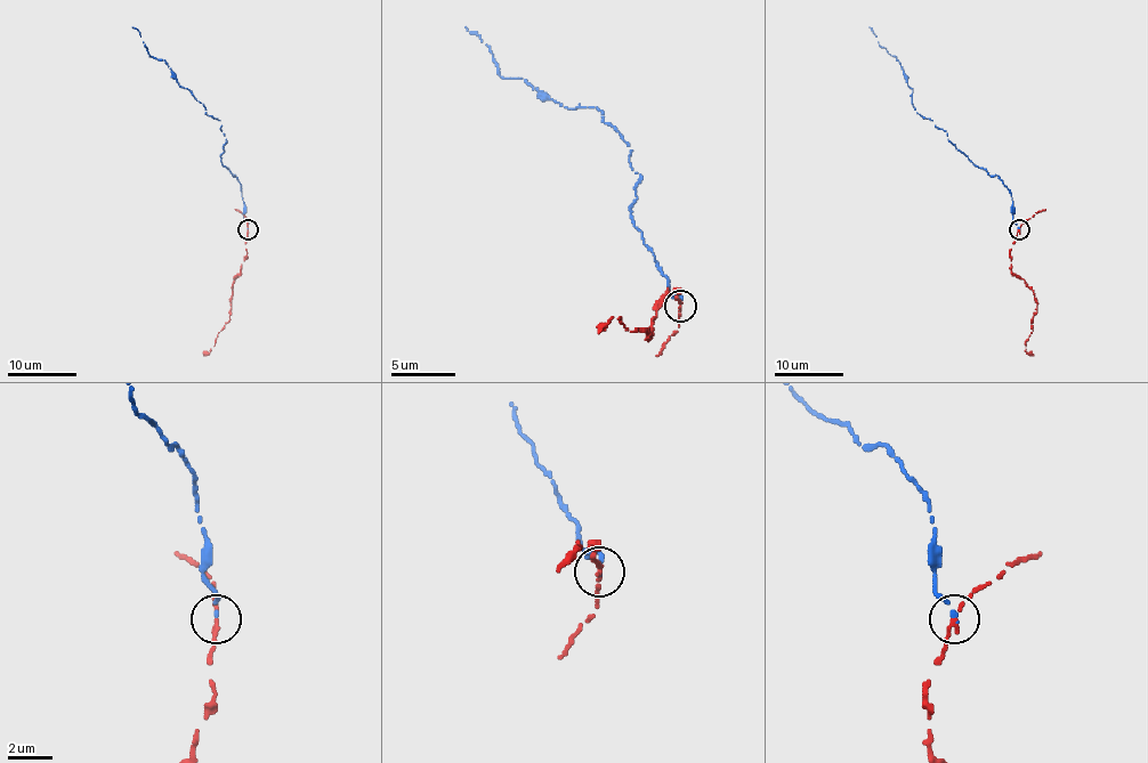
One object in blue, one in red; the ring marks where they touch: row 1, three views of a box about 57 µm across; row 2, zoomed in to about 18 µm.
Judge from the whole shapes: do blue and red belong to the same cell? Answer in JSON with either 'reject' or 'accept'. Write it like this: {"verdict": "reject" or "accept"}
{"verdict": "reject"}

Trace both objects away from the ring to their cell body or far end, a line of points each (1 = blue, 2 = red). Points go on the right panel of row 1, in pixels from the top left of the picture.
1: (1018, 228), (1011, 192), (947, 140), (946, 131), (932, 120), (916, 113), (904, 71), (868, 26)
2: (1018, 230), (1010, 252), (1011, 272), (1034, 292), (1037, 313), (1025, 343), (1025, 350), (1034, 356)

